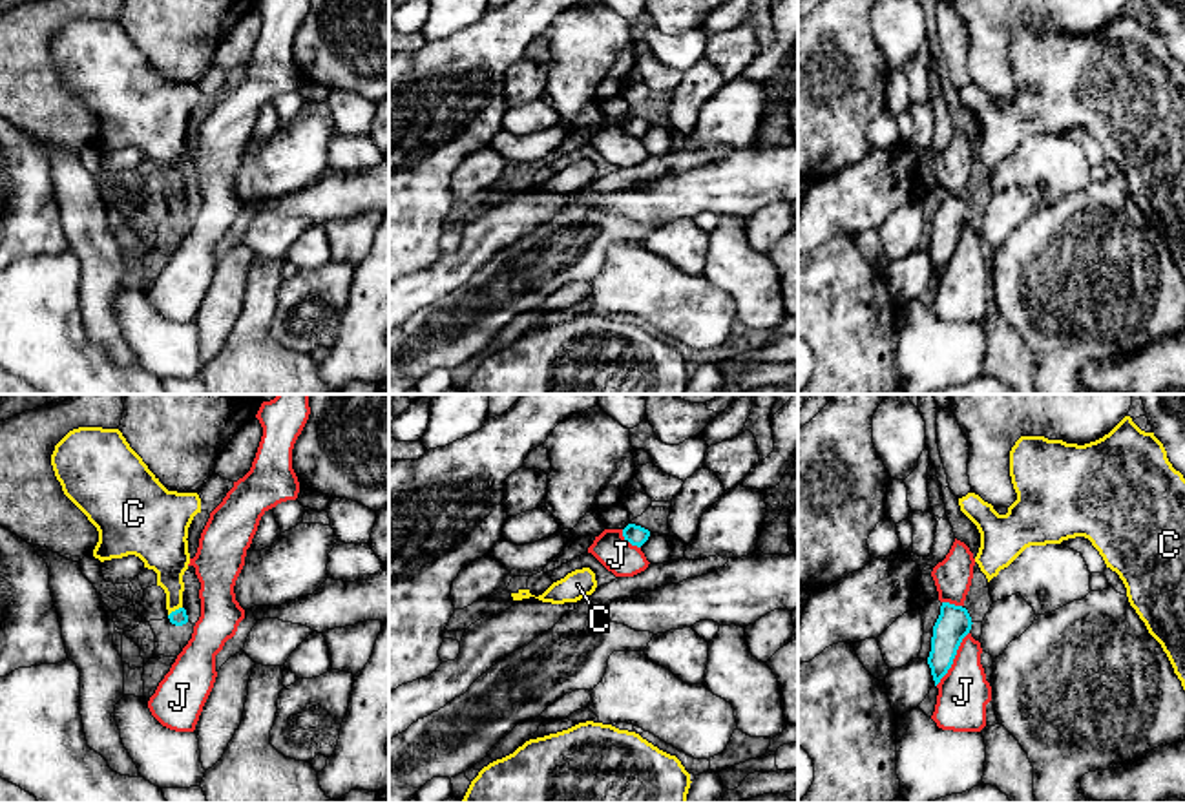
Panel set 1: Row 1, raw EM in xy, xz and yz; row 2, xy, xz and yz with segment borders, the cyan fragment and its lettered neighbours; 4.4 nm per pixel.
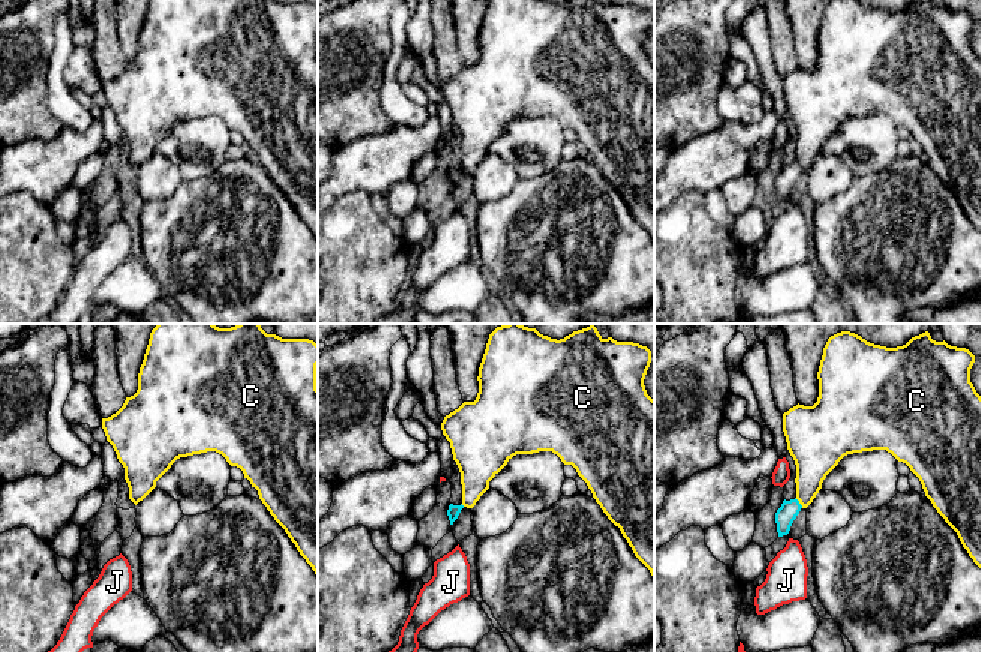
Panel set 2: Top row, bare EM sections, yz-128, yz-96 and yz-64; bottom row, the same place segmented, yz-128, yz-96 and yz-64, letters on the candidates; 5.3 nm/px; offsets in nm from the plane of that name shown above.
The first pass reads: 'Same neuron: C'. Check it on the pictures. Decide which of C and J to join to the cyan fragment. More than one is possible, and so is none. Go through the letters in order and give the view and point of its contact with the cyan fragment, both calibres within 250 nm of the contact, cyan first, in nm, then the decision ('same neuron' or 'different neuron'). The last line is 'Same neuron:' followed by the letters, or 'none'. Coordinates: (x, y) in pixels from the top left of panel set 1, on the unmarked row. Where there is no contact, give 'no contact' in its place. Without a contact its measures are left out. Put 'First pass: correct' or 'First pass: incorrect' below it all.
C: meets cyan in xy at (176, 201); 70 nm thick on the cyan side, 180 nm on the other; same neuron
J: meets cyan in yz at (954, 249); 150 nm thick on the cyan side, 220 nm on the other; different neuron
Same neuron: C
First pass: correct

